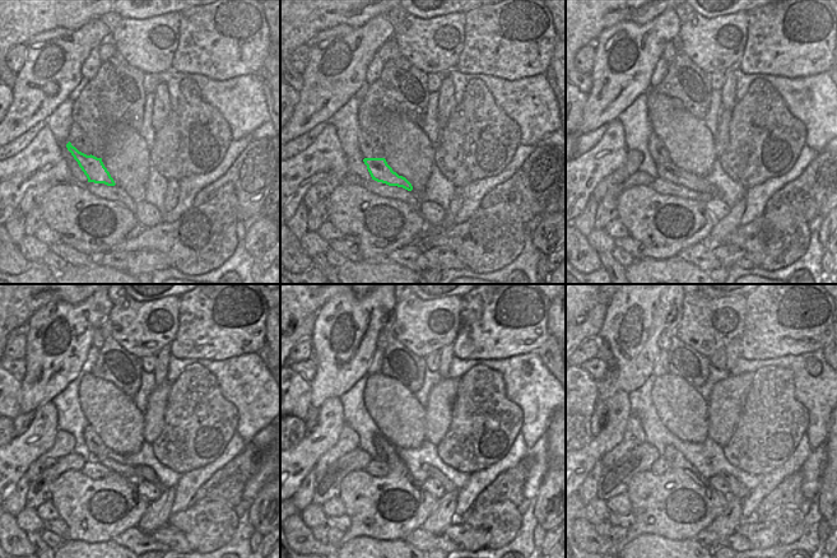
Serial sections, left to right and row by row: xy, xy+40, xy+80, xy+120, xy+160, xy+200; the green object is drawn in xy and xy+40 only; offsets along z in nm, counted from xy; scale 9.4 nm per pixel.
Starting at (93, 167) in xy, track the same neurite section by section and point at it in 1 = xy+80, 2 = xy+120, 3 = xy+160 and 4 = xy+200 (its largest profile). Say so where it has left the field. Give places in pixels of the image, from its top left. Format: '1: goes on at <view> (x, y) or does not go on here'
1: goes on at xy+80 (668, 171)
2: goes on at xy+120 (114, 461)
3: goes on at xy+160 (447, 484)
4: goes on at xy+200 (736, 489)

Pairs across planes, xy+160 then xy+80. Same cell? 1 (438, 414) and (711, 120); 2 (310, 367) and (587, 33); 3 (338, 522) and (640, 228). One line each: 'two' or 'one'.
1: two
2: one
3: two

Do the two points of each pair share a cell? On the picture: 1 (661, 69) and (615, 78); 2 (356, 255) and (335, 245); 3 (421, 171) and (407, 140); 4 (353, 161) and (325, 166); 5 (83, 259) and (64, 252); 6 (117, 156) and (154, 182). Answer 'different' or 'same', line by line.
1: different
2: same
3: same
4: different
5: same
6: different

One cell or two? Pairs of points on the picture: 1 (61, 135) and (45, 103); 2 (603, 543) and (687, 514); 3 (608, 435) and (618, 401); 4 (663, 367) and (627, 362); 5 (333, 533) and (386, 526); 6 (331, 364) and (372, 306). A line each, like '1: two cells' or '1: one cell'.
1: two cells
2: one cell
3: one cell
4: two cells
5: two cells
6: one cell

